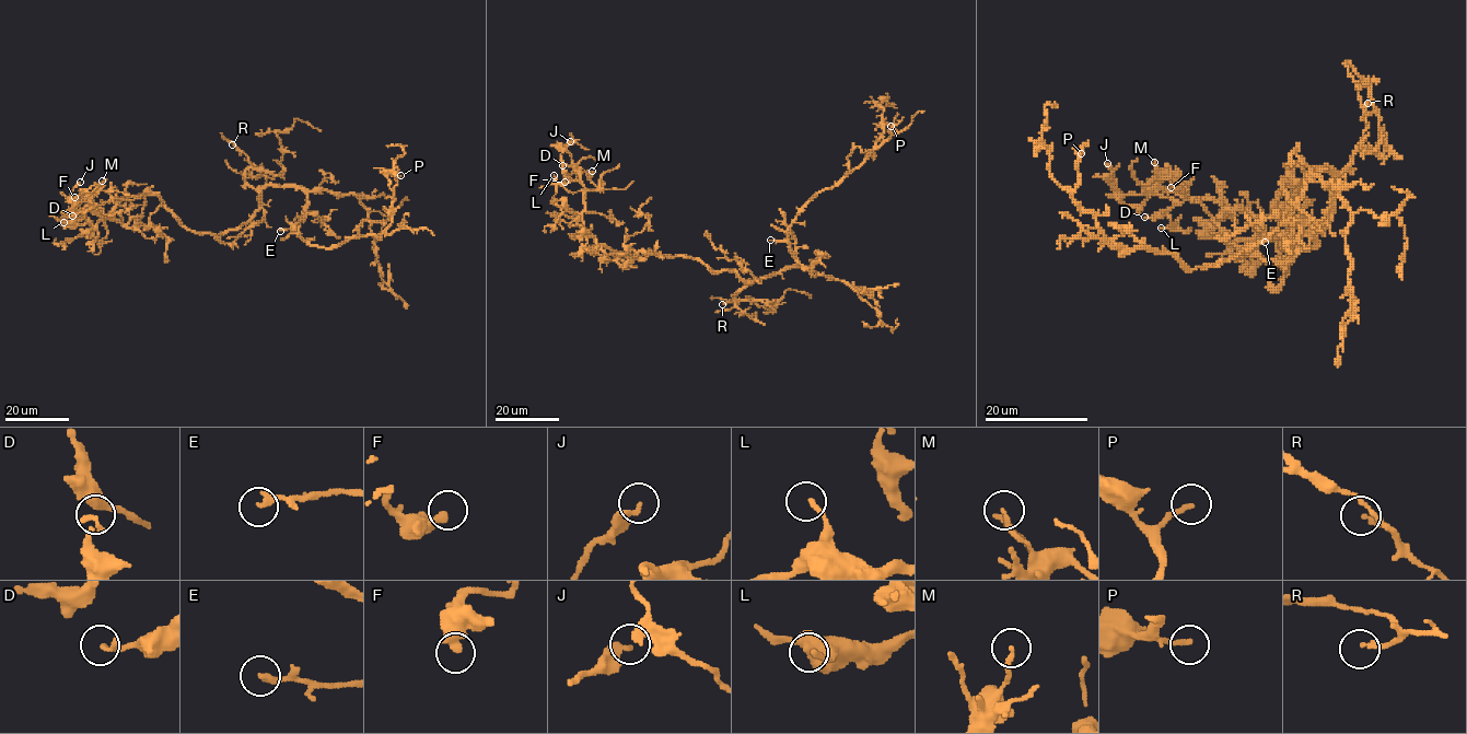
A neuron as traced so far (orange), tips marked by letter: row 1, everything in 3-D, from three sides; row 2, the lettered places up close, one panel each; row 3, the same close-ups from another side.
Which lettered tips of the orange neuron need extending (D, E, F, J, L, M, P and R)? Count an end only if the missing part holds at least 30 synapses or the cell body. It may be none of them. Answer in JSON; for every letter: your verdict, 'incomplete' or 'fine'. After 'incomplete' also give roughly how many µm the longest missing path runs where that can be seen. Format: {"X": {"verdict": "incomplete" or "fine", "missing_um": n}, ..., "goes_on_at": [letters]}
{"D": {"verdict": "fine"}, "E": {"verdict": "fine"}, "F": {"verdict": "fine"}, "J": {"verdict": "fine"}, "L": {"verdict": "fine"}, "M": {"verdict": "fine"}, "P": {"verdict": "fine"}, "R": {"verdict": "fine"}, "goes_on_at": []}

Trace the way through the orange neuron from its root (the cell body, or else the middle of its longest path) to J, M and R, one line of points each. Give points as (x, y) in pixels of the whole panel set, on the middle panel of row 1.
J: (752, 281), (690, 257), (649, 251), (637, 259), (600, 245), (583, 226), (581, 175), (560, 147), (570, 141)
M: (752, 281), (690, 257), (649, 251), (637, 259), (600, 245), (581, 216), (583, 193), (602, 189), (592, 171)
R: (752, 281), (734, 294), (738, 303), (722, 304)

